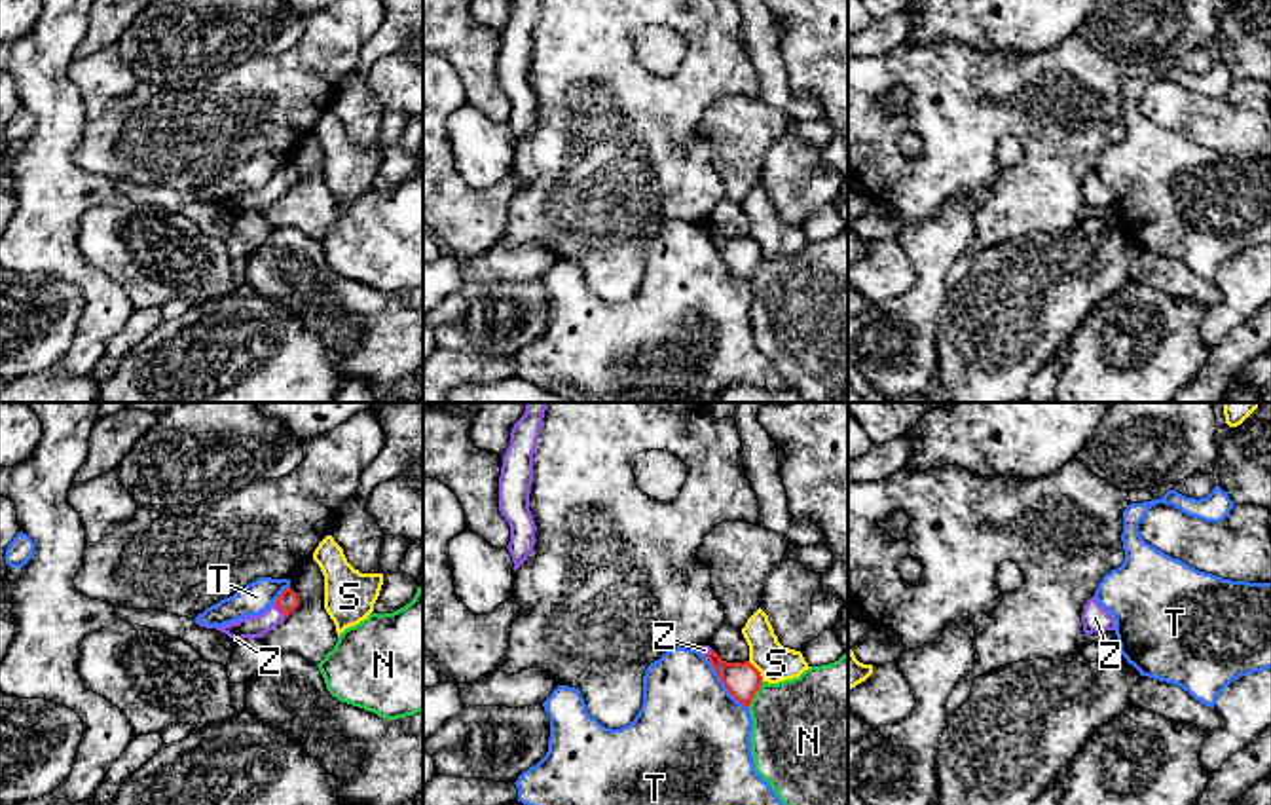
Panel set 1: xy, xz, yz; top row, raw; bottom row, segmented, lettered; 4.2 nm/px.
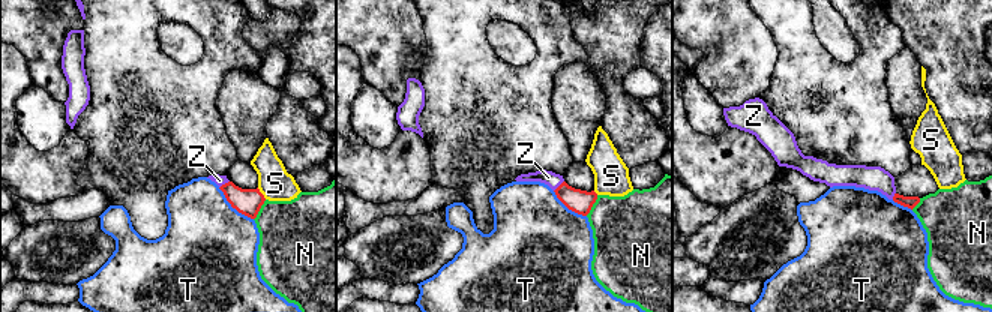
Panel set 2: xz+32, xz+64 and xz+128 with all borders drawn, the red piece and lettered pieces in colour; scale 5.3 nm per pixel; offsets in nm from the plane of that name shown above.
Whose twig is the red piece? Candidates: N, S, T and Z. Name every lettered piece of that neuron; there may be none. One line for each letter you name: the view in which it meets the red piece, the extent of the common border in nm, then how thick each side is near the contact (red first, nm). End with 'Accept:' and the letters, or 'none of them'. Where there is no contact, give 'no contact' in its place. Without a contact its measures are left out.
Z: contact in xy; length 80 nm; calibres 90 and 100 nm
Accept: Z

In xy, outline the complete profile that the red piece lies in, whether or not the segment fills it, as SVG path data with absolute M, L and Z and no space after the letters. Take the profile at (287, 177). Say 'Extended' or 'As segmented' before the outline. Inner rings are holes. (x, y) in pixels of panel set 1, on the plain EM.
Extended. M288 161L264 188L243 192L235 197L218 201L216 205L228 209L235 216L243 213L262 213L277 199L281 199L298 180L300 180L300 173Z

